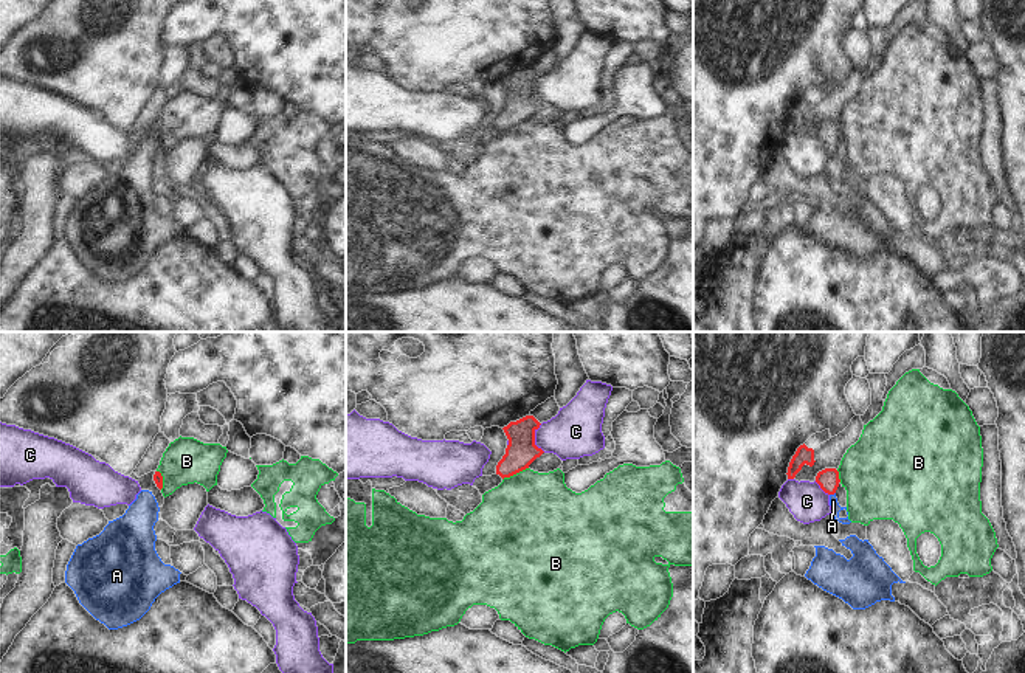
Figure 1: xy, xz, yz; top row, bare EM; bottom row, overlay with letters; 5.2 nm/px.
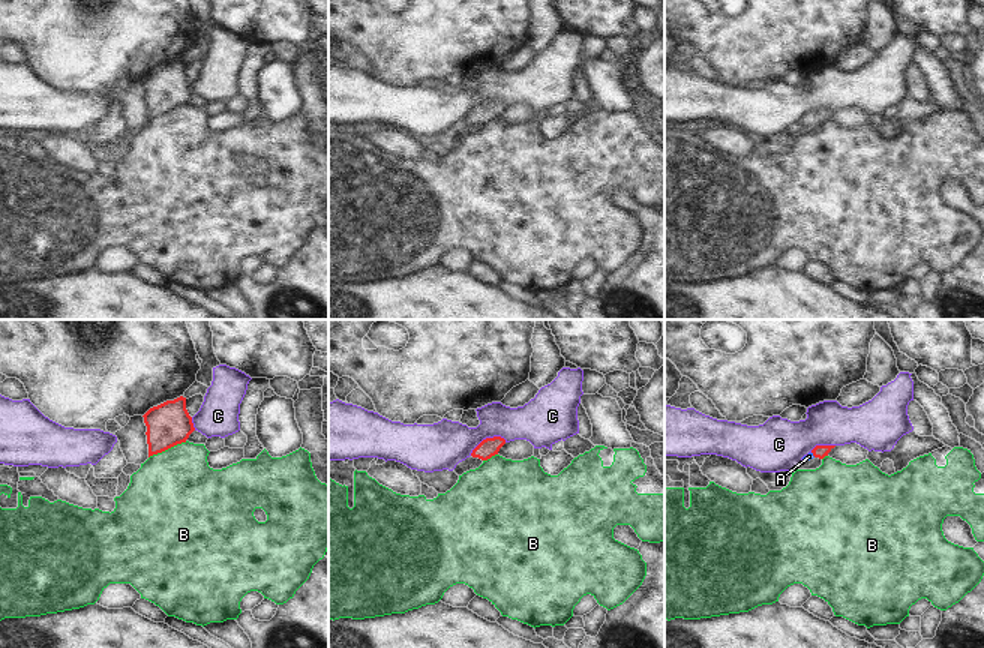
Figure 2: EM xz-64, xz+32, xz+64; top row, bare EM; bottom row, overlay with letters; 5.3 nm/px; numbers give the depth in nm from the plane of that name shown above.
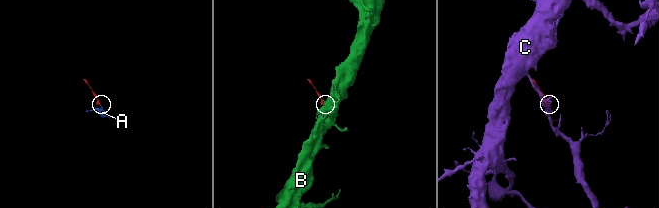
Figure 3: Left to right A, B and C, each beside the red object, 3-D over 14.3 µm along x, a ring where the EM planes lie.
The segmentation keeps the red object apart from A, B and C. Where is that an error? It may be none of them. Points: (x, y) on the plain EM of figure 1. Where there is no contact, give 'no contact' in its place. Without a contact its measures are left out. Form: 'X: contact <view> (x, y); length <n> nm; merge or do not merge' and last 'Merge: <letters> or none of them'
A: contact yz (831, 146); length 40 nm; merge
B: contact xz (515, 126); length 150 nm; do not merge
C: contact xz (534, 92); length 150 nm; do not merge
Merge: A

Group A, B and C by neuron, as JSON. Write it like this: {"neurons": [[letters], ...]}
{"neurons": [["A"], ["B"], ["C"]]}

